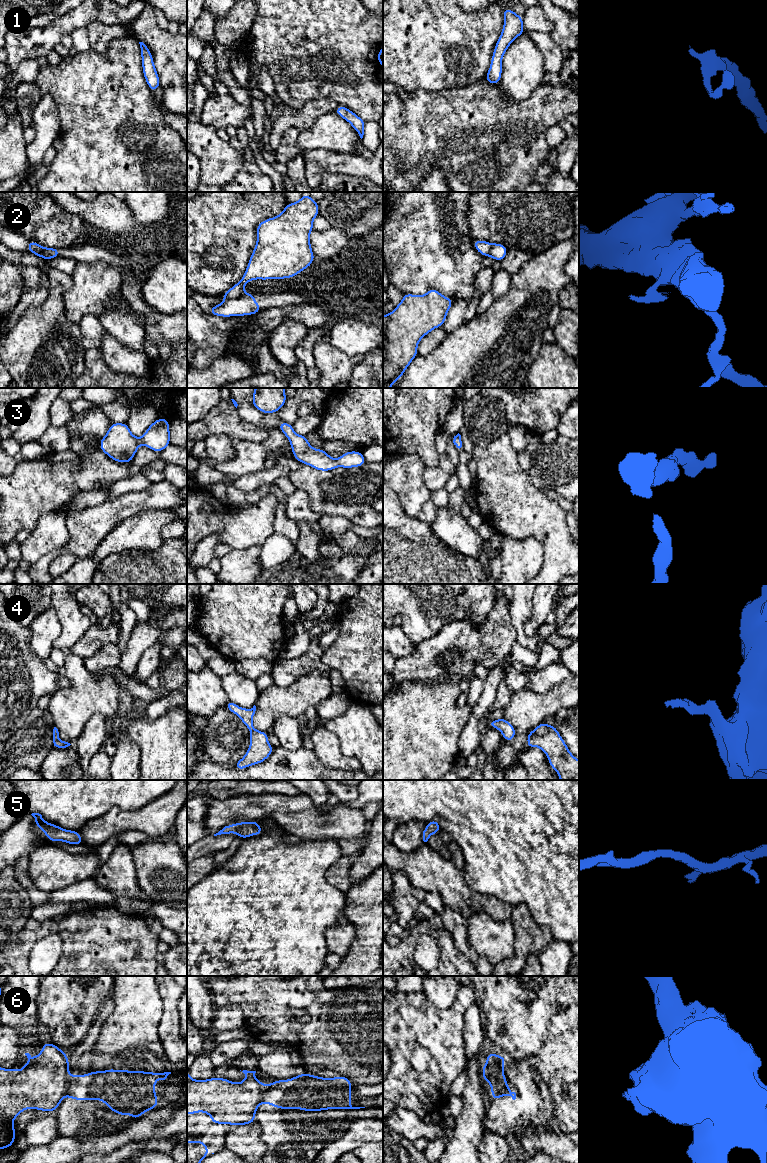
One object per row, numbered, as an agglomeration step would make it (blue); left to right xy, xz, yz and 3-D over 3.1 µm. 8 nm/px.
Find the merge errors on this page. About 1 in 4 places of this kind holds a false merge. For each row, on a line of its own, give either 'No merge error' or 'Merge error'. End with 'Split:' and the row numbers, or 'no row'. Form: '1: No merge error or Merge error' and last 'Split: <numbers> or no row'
1: No merge error
2: Merge error
3: No merge error
4: No merge error
5: No merge error
6: Merge error
Split: 2, 6

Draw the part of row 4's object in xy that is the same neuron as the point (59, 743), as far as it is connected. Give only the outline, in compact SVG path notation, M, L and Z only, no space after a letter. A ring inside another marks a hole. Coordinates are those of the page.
M54 727L54 729L53 729L53 743L54 743L54 746L56 746L58 748L66 748L71 745L70 743L62 741L59 738L59 732L56 727Z

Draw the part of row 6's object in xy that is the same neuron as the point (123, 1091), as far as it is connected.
M111 1068L106 1071L92 1071L89 1074L72 1075L65 1096L69 1096L72 1100L102 1100L111 1112L117 1112L120 1116L126 1116L130 1113L134 1120L141 1117L144 1112L158 1106L155 1081L165 1080L169 1074L171 1072L156 1073Z

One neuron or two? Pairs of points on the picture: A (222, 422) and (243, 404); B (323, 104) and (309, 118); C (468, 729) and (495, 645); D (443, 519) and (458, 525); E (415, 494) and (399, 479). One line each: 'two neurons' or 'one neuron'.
A: two neurons
B: one neuron
C: two neurons
D: one neuron
E: one neuron

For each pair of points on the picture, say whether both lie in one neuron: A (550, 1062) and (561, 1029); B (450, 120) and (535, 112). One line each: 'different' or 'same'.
A: same
B: same

